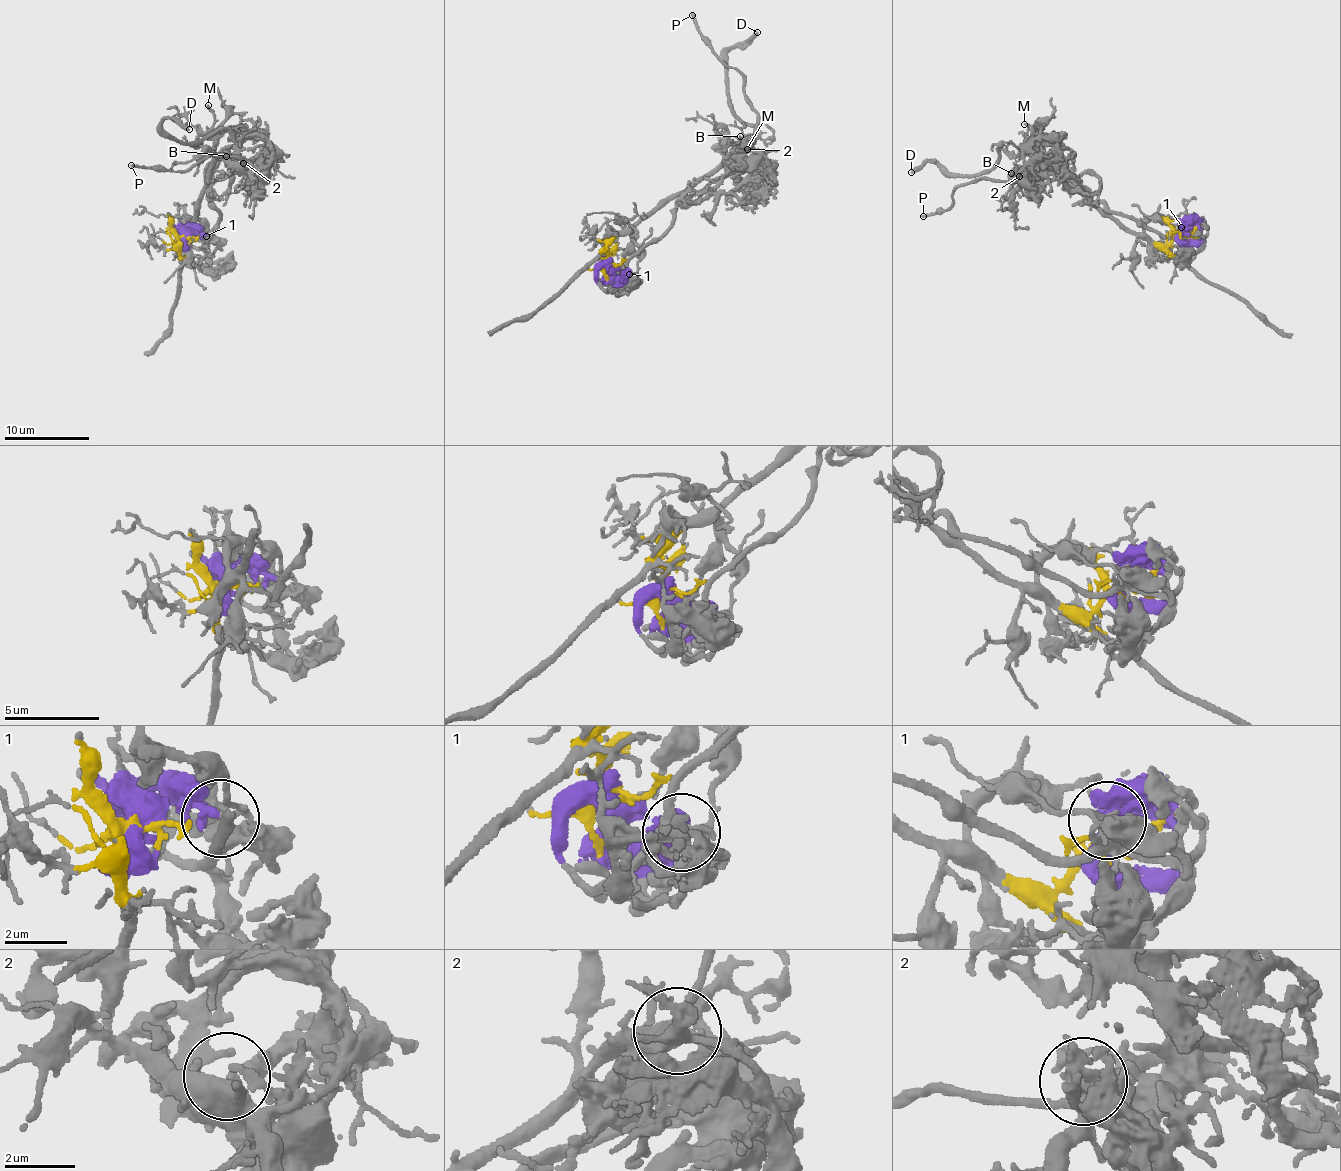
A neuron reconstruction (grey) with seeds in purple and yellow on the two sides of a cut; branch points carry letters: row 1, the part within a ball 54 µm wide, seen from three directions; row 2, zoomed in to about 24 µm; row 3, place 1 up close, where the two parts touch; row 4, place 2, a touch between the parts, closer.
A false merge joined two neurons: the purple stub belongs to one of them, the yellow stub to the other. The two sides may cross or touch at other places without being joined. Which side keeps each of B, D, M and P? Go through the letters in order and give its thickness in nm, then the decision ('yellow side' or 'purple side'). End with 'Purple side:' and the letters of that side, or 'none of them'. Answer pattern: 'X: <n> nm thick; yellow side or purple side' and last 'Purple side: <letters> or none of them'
B: 280 nm thick; yellow side
D: 320 nm thick; purple side
M: 150 nm thick; yellow side
P: 240 nm thick; yellow side
Purple side: D

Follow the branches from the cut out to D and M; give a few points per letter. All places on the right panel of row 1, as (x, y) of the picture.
D: (1179, 233), (1111, 212), (1024, 148), (1000, 148), (979, 174), (926, 161), (911, 171)
M: (1179, 233), (1165, 244), (1140, 238), (1054, 169), (1030, 144), (1032, 131), (1024, 124)

